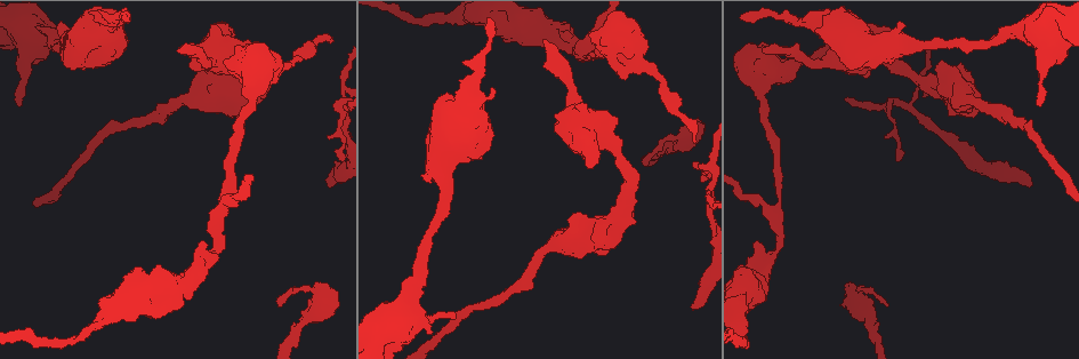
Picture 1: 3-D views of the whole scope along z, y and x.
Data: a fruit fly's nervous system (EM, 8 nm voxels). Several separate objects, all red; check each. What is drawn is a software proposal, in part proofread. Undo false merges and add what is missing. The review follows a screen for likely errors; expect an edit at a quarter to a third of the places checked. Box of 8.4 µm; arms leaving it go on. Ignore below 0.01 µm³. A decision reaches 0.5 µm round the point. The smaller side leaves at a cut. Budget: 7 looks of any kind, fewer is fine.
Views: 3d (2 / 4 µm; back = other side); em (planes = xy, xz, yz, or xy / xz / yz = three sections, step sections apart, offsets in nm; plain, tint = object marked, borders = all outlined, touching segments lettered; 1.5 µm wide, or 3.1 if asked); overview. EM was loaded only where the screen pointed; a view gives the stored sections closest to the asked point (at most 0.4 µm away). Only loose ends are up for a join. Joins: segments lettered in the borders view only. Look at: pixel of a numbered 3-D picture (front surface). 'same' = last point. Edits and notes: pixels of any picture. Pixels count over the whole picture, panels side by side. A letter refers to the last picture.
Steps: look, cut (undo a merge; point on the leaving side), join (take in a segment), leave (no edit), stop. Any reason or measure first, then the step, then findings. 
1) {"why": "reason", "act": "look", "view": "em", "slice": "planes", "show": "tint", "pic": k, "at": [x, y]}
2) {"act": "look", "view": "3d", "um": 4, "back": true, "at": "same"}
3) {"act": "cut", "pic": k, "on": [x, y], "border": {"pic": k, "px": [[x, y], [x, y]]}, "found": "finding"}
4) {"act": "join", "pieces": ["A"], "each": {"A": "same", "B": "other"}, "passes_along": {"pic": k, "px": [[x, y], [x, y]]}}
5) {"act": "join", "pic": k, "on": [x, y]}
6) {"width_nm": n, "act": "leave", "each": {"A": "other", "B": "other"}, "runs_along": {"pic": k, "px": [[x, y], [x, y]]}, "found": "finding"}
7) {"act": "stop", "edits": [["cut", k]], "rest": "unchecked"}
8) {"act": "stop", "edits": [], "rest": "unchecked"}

{"act": "look", "view": "3d", "um": 4, "pic": 1, "at": [764, 48]}

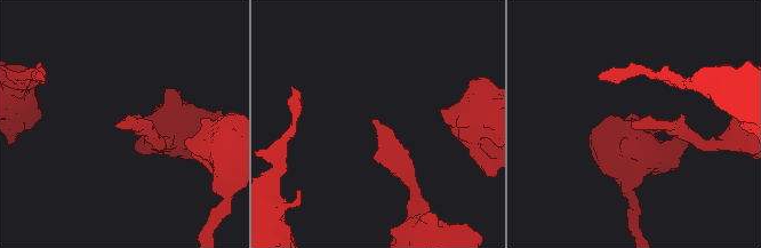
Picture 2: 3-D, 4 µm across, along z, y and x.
{"act": "look", "view": "em", "slice": "planes", "show": "borders", "pic": 2, "at": [633, 127]}

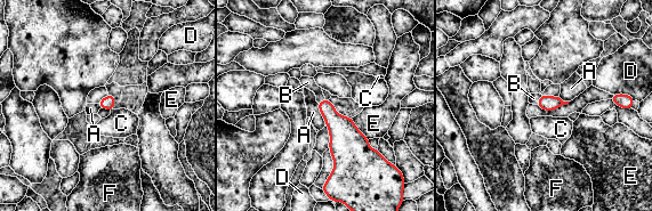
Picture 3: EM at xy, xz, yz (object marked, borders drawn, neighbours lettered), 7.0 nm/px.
{"act": "join", "pieces": ["B"], "each": {"A": "other", "B": "same", "C": "other", "D": "other", "E": "other", "F": "other"}, "passes_along": {"pic": 3, "px": [[547, 103], [539, 99], [533, 98]]}, "found": "it goes on there"}

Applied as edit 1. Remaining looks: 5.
{"why": "two arms in line, one across", "act": "look", "view": "3d", "um": 4, "pic": 1, "at": [224, 211]}

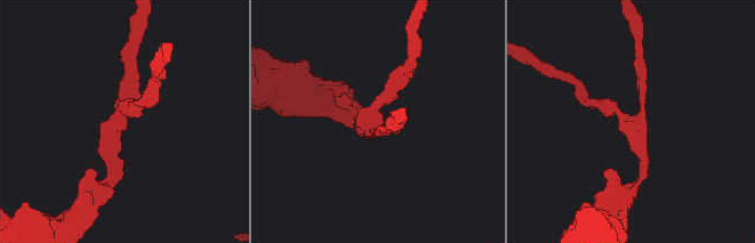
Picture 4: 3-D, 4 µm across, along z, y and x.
{"act": "look", "view": "em", "slice": "planes", "show": "borders", "pic": 4, "at": [640, 120]}

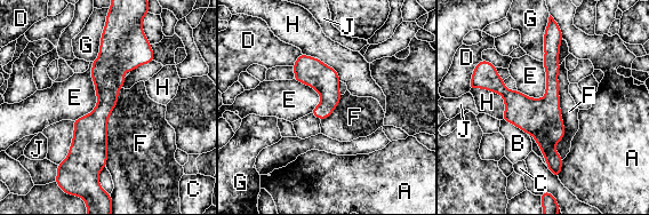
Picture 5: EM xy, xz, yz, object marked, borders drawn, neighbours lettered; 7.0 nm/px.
{"width_nm": 170, "longest_contact_nm": ["F", 650], "act": "leave", "each": {"A": "other", "B": "other", "C": "other", "D": "other", "E": "other", "F": "other", "G": "other", "H": "other", "J": "other"}, "found": "all the same neuron"}

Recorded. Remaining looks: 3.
{"act": "look", "view": "em", "slice": "yz", "step": 8, "show": "tint", "pic": 1, "at": [329, 184]}

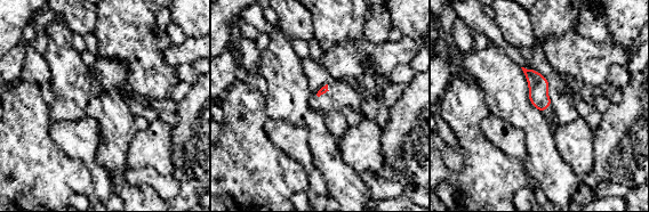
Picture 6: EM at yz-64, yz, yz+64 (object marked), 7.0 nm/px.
{"why": "cut it another way", "act": "look", "view": "em", "slice": "planes", "show": "tint", "at": "same"}

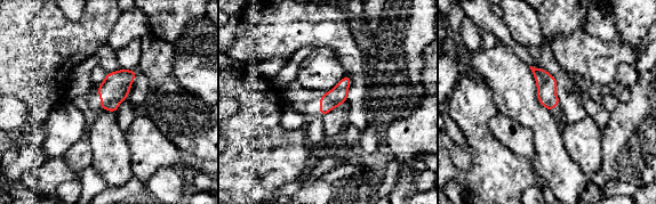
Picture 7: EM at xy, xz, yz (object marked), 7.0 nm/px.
{"why": "what lies round it", "act": "look", "view": "em", "slice": "planes", "show": "borders", "at": "same"}

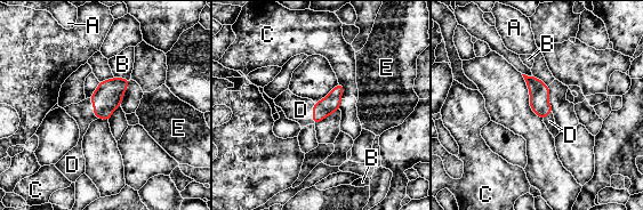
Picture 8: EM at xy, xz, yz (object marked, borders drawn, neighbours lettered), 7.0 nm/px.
{"act": "join", "pieces": ["D"], "each": {"A": "other", "B": "other", "C": "other", "D": "same", "E": "other"}, "passes_along": {"pic": 8, "px": [[107, 96], [94, 108], [82, 112]]}, "found": "the neuron continues"}

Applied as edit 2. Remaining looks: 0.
{"act": "stop", "edits": [["join", 3], ["join", 8]], "rest": "unchecked"}

